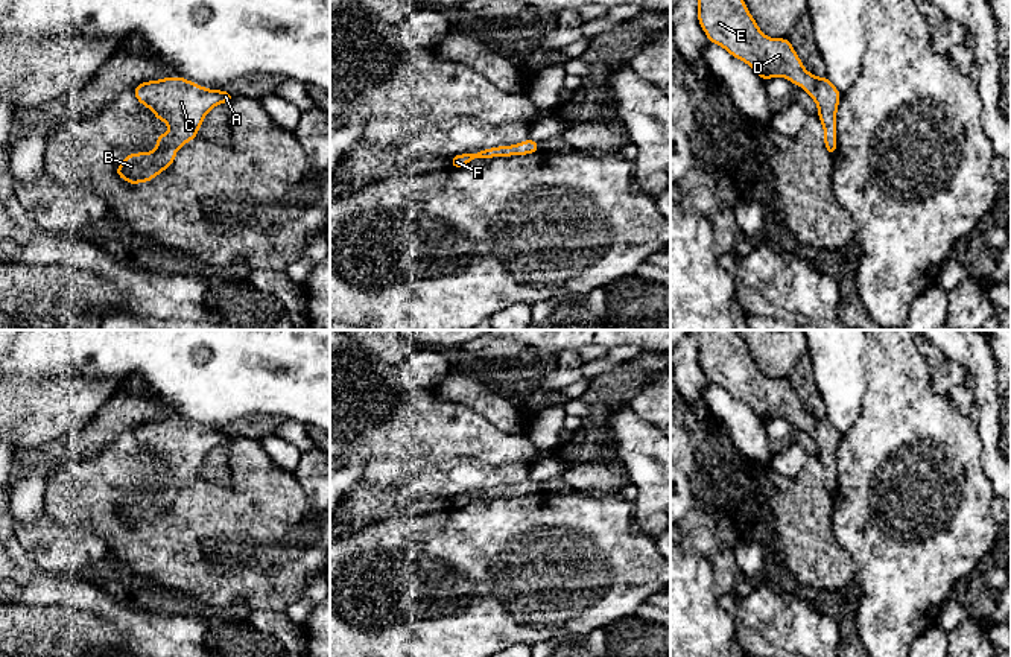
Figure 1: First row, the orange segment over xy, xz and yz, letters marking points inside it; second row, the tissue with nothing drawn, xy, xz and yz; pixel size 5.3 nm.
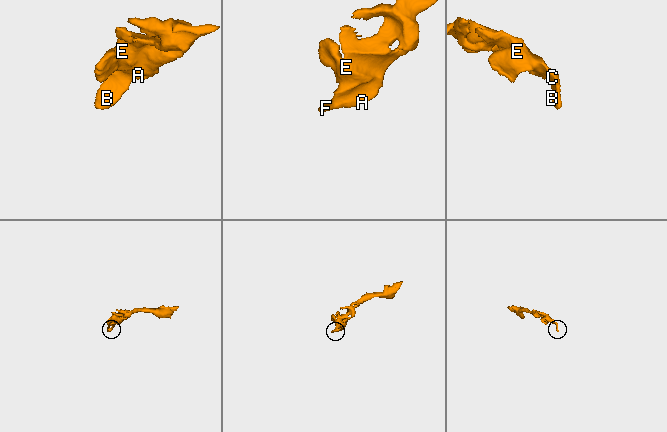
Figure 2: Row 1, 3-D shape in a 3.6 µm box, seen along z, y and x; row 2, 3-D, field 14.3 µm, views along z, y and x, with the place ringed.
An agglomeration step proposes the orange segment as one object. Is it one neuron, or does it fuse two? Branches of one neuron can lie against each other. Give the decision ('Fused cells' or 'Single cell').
Single cell

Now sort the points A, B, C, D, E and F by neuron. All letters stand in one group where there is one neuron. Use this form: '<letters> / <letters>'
A B C D E F

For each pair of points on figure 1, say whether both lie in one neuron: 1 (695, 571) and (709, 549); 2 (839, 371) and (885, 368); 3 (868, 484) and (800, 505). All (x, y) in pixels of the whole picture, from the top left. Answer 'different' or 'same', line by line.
1: different
2: different
3: different

